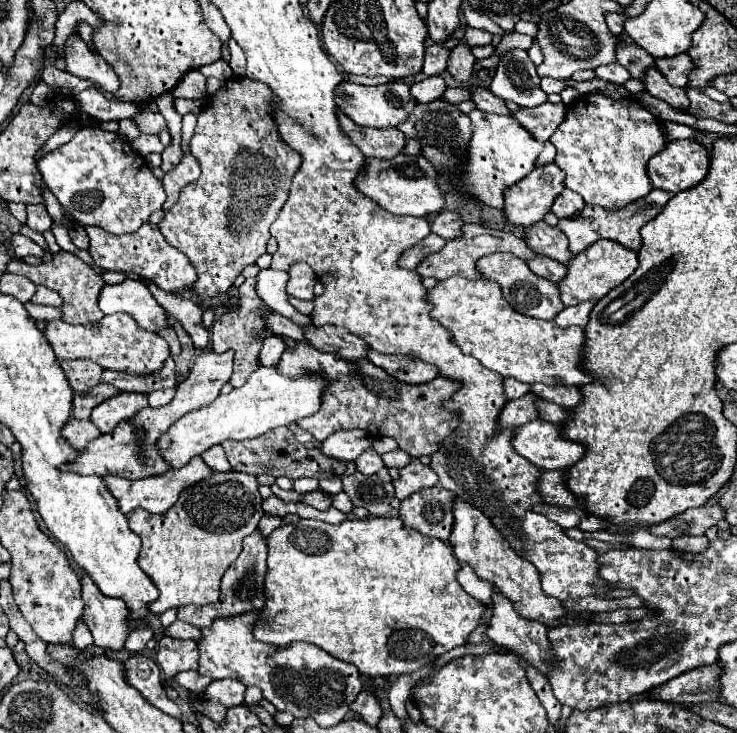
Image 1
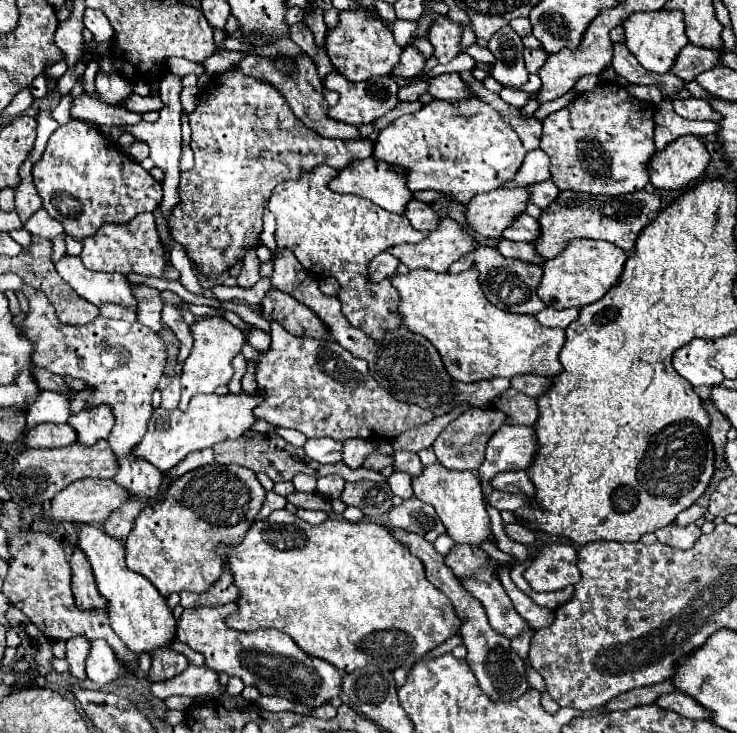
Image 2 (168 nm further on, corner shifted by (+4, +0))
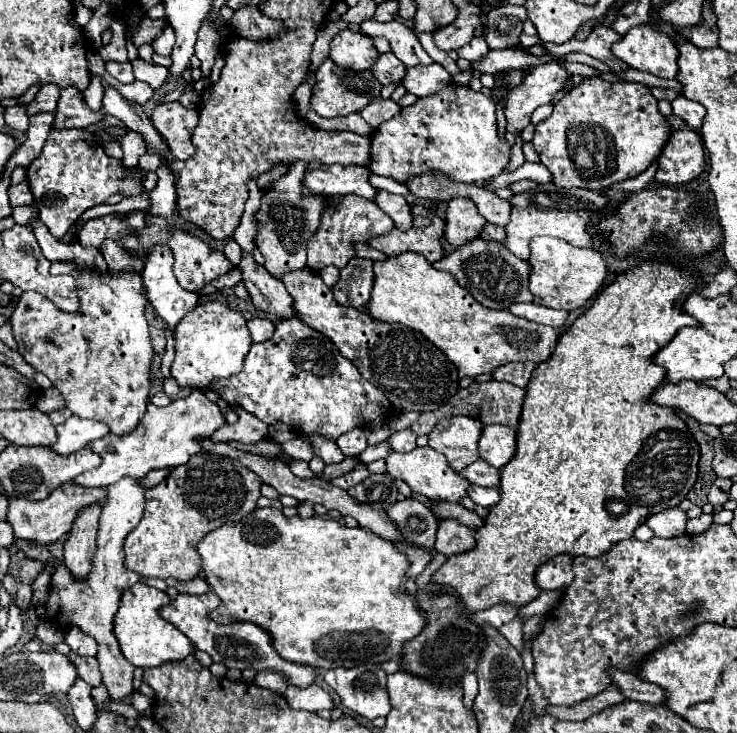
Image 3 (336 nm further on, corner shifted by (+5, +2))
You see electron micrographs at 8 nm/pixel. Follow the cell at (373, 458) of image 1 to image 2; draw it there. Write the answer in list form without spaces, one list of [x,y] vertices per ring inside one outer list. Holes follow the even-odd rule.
[[[350,439],[342,447],[342,461],[350,469],[358,469],[372,451],[374,451],[374,443],[370,439]]]

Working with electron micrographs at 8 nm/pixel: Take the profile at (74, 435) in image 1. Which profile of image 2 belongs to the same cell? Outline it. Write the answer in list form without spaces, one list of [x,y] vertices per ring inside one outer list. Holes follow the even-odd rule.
[[[40,423],[28,429],[24,437],[26,447],[52,449],[52,447],[66,447],[72,443],[76,443],[74,429],[70,429],[70,425],[60,425],[60,423]]]

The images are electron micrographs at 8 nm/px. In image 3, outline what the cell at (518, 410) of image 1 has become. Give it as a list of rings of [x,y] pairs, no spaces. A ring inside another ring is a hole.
[[[449,417],[441,419],[435,429],[429,433],[429,447],[443,453],[447,463],[461,471],[469,463],[479,459],[477,443],[483,431],[483,423],[477,419]]]

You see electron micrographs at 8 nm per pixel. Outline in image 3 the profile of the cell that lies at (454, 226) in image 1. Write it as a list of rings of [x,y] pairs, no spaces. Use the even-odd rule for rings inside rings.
[[[381,191],[381,195],[377,195],[377,205],[397,223],[399,231],[407,231],[409,227],[413,227],[413,215],[409,211],[409,203],[405,197]]]

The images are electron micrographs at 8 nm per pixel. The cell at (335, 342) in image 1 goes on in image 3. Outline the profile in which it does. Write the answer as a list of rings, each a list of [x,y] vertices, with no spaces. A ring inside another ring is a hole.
[[[243,251],[239,269],[243,271],[243,283],[251,295],[255,309],[277,315],[281,319],[297,317],[297,311],[293,309],[293,299],[287,293],[283,281],[275,279],[263,265],[255,263],[251,253]]]

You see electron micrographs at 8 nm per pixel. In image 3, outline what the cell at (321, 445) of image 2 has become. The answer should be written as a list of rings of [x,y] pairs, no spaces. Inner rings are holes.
[[[297,437],[297,439],[291,439],[287,443],[283,443],[283,451],[293,457],[293,459],[301,459],[301,461],[311,461],[315,457],[313,453],[313,447],[307,439],[303,437]]]

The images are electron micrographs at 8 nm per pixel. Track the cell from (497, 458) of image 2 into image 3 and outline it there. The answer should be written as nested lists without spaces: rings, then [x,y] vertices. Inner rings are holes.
[[[505,425],[483,427],[479,439],[479,455],[493,467],[505,467],[517,451],[517,431]]]

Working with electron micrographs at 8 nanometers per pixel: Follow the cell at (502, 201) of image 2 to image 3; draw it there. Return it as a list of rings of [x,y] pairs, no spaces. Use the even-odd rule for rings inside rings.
[[[451,199],[447,207],[447,221],[445,221],[445,239],[451,245],[465,245],[473,237],[481,235],[481,227],[485,225],[485,217],[469,203],[469,199]]]

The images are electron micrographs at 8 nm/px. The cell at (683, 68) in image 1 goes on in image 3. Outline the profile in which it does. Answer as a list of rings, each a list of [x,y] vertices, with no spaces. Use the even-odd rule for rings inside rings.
[[[705,1],[703,5],[703,23],[697,27],[687,27],[681,29],[681,35],[685,39],[689,39],[689,43],[693,43],[697,49],[711,49],[717,47],[717,19],[715,13],[711,9],[711,5]]]

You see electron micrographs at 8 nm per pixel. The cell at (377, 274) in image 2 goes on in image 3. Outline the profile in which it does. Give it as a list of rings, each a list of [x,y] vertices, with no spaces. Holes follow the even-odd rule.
[[[353,257],[347,267],[341,269],[339,283],[333,287],[335,299],[345,307],[363,309],[369,301],[373,287],[373,261]]]

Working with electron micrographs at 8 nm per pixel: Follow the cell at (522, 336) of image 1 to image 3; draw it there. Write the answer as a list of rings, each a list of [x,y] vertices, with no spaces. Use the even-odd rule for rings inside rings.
[[[405,253],[399,257],[389,257],[387,261],[375,261],[375,285],[367,303],[367,313],[373,319],[385,323],[401,323],[409,329],[421,331],[457,367],[459,377],[477,377],[481,373],[491,373],[497,367],[513,361],[531,361],[539,365],[551,357],[551,351],[555,349],[559,339],[559,333],[553,327],[529,323],[527,319],[521,319],[511,311],[493,311],[489,307],[483,307],[473,299],[473,295],[469,295],[469,291],[465,291],[453,279],[453,275],[449,275],[447,271],[433,269],[425,261],[425,257],[417,253]]]

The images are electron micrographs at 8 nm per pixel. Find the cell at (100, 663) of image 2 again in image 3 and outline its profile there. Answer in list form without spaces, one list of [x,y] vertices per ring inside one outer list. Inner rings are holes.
[[[71,627],[65,635],[65,643],[71,647],[73,653],[81,657],[97,657],[97,641],[93,641],[89,635],[81,633],[77,627]]]

